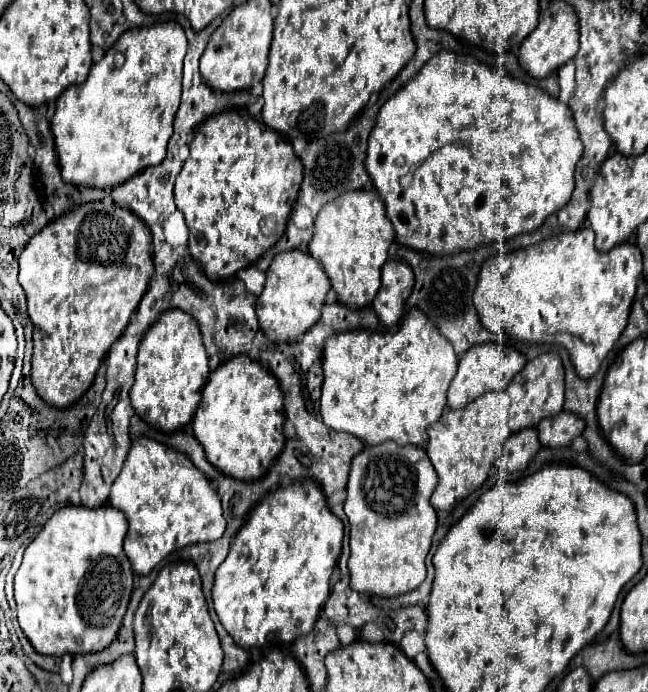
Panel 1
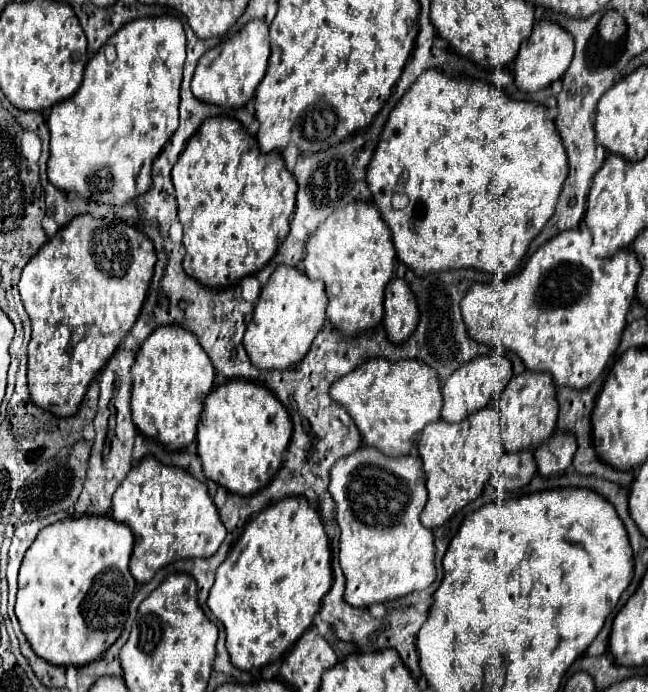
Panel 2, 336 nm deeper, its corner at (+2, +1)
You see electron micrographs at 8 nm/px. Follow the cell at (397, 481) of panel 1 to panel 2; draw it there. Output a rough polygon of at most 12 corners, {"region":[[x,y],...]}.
{"region":[[423,461],[331,469],[351,607],[429,587]]}

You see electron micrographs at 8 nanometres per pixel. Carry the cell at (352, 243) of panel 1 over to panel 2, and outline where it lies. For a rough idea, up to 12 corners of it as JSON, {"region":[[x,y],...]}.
{"region":[[373,203],[335,211],[305,245],[329,321],[383,319],[395,247]]}

